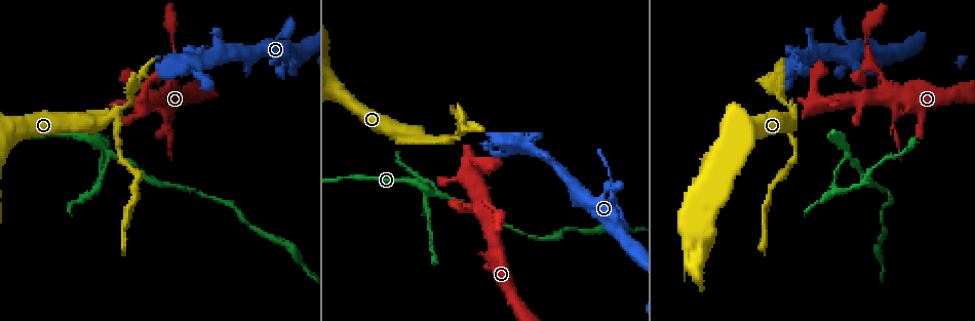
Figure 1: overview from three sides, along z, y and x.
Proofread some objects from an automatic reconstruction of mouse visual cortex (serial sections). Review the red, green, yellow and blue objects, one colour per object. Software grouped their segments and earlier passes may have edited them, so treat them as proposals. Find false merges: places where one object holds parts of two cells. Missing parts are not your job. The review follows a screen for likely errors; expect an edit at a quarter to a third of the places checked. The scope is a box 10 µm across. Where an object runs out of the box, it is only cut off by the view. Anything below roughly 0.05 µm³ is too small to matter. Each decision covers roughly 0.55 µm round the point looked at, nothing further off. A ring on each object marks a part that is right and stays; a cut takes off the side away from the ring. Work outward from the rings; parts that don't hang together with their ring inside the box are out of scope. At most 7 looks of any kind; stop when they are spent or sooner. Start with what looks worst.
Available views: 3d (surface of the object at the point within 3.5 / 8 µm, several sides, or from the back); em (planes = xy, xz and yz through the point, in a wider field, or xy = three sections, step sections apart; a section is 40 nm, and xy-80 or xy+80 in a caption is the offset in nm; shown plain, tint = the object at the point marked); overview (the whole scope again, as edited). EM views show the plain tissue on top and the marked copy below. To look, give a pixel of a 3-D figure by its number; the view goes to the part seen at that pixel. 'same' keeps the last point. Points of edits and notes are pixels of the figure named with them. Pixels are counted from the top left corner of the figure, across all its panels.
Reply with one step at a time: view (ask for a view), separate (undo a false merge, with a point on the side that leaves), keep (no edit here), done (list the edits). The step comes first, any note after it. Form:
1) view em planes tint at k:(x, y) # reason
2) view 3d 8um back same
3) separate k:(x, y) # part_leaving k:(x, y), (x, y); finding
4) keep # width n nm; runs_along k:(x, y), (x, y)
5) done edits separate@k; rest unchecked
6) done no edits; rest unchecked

view 3d 8um at 1:(445, 140) # thin arm on a thick one

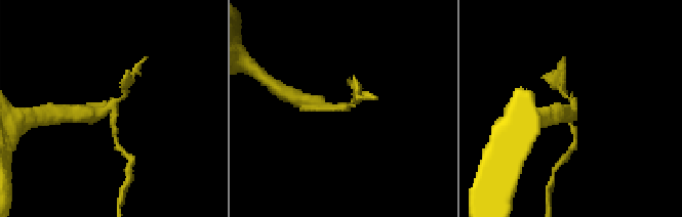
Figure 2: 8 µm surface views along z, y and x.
view 3d 3.5um same

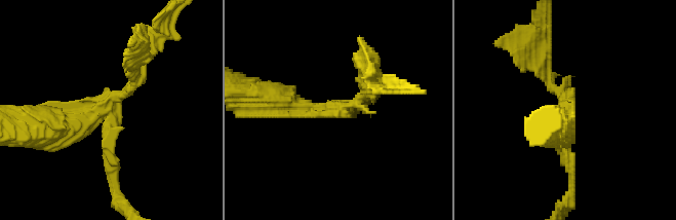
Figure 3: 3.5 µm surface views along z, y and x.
separate 3:(567, 162) # arms 3; part_leaving 3:(110, 114), (107, 152), (122, 206); a second cell is stuck on

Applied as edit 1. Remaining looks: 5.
view 3d 3.5um at 1:(803, 58) # branch point

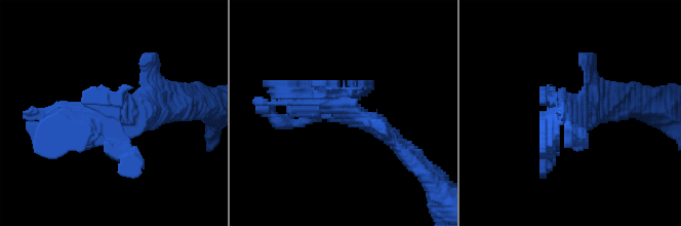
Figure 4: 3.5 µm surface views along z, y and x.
view em xy step 2 tint at 4:(329, 103)

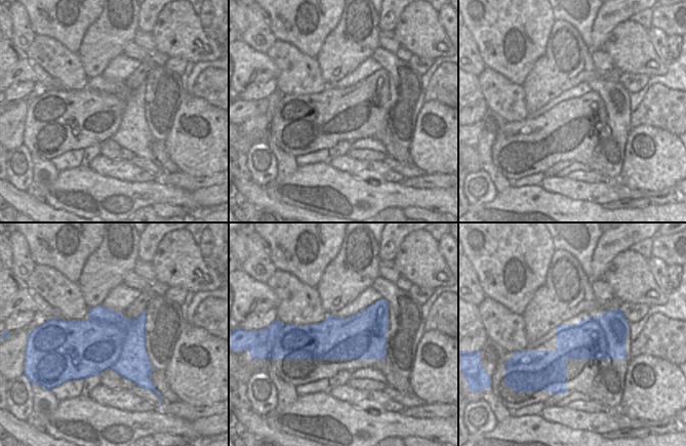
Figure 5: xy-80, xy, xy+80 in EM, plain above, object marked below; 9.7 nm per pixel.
separate 4:(546, 163) # border 5:(90, 318), (125, 330), (111, 368); two cells meet here

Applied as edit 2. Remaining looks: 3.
view overview

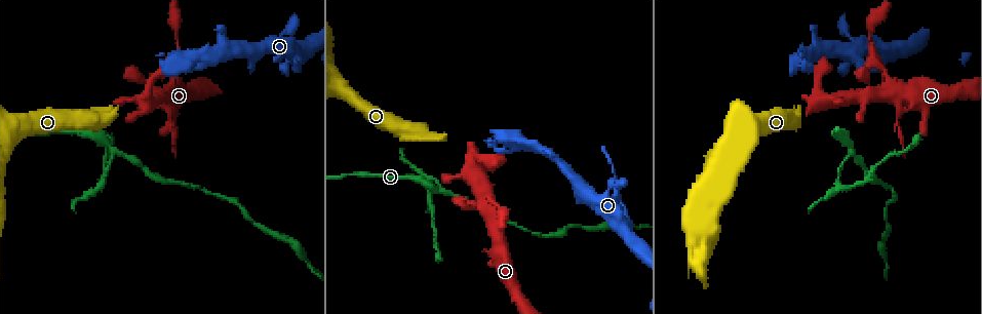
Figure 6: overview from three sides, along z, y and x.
view 3d 3.5um at 6:(495, 238) # small branch off a trunk

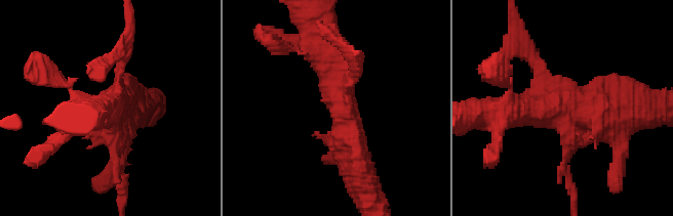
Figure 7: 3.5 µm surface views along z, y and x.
view em planes tint at 7:(109, 127)

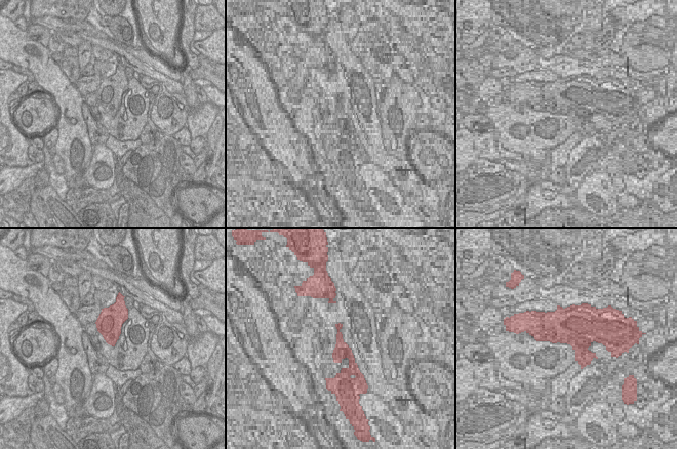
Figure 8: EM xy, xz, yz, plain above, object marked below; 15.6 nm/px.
keep # width 360 nm; runs_along 7:(622, 111), (568, 108), (568, 186); continuous, no second cell

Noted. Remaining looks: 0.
done edits separate@3, separate@4; rest unchecked

